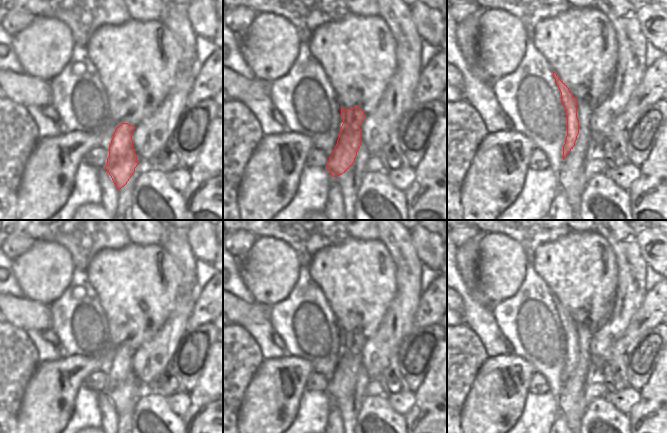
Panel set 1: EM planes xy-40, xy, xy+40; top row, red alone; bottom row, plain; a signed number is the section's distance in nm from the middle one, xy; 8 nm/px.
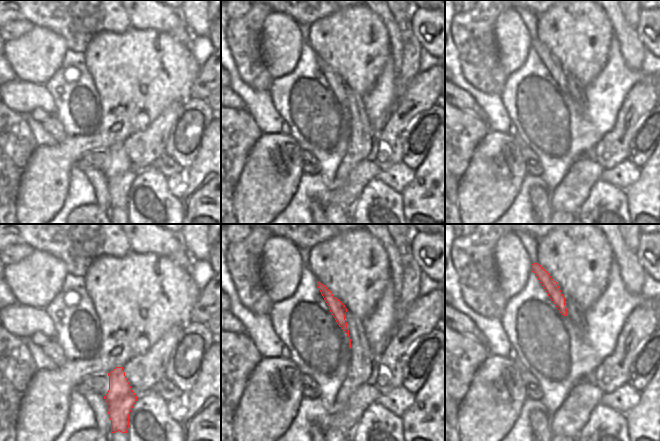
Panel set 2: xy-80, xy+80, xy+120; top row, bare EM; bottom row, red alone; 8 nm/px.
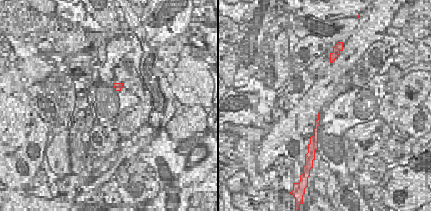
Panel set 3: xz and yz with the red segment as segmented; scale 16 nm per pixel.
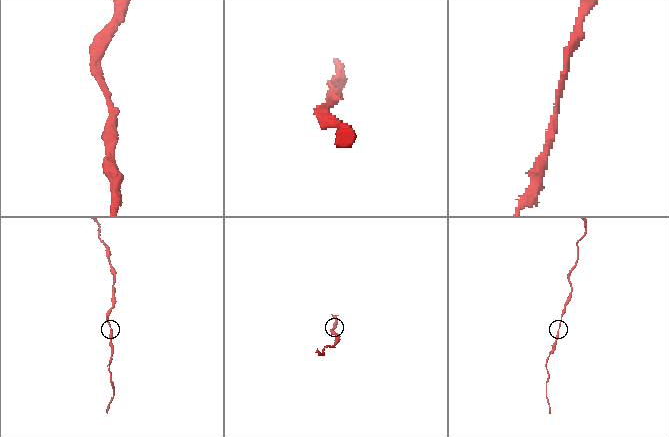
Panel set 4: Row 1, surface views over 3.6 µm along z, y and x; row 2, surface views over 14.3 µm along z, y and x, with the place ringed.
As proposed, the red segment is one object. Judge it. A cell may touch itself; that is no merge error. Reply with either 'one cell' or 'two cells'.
one cell

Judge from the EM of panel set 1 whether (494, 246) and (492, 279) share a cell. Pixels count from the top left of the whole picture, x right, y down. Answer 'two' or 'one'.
one

